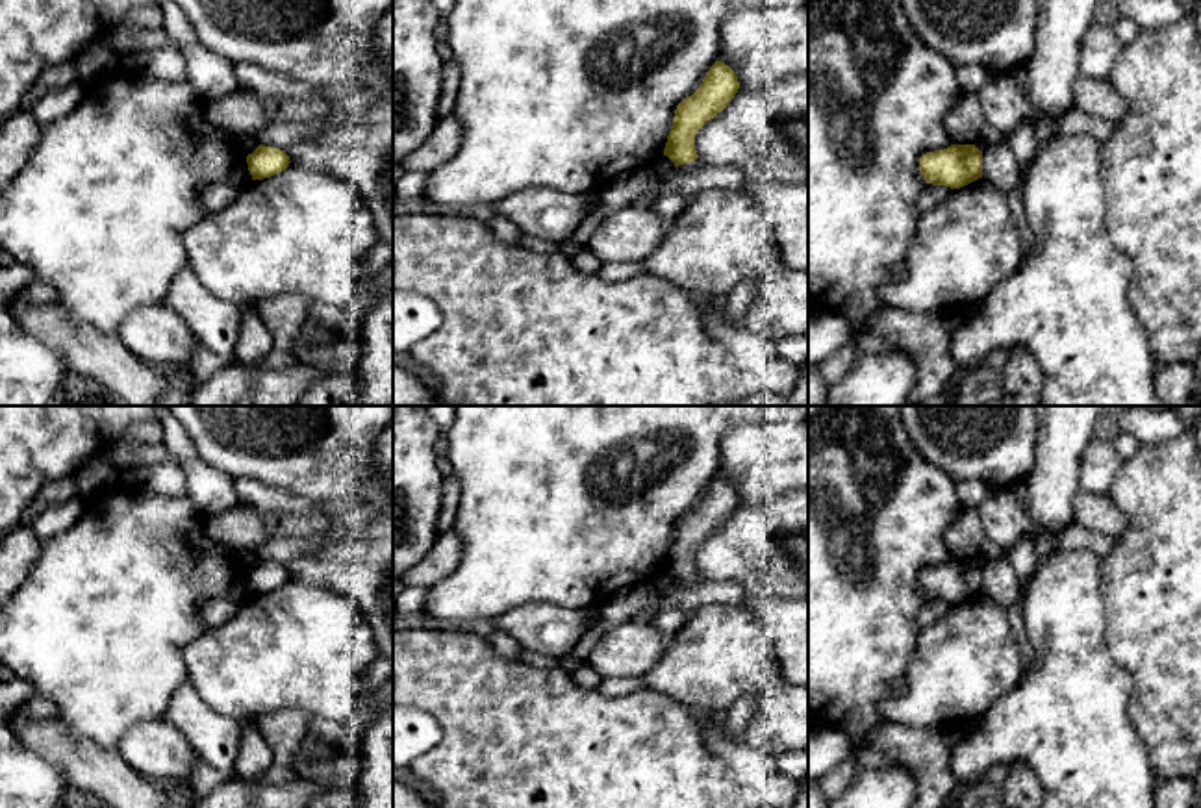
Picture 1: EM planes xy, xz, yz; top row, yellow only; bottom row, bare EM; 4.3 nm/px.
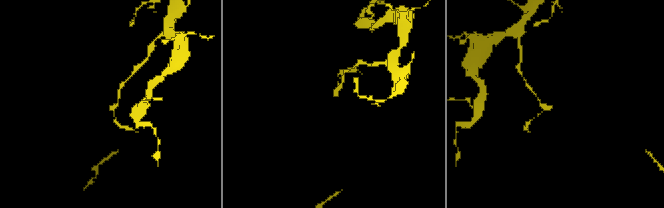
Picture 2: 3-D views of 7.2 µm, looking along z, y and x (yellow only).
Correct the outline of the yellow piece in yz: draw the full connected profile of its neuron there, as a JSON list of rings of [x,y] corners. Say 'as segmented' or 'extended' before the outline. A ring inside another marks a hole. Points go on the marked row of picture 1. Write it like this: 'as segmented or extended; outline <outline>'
as segmented; outline [[[951,145],[919,158],[919,172],[927,183],[960,189],[982,178],[982,150],[975,145]]]

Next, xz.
as segmented; outline [[[715,61],[699,89],[676,106],[664,148],[664,156],[667,156],[675,167],[699,158],[695,135],[706,120],[714,119],[728,106],[738,89],[740,82],[736,72],[728,65]]]

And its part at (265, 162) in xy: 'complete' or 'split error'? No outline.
complete

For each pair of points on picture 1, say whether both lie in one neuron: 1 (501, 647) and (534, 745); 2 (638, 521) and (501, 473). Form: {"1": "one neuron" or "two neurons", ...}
{"1": "two neurons", "2": "one neuron"}

